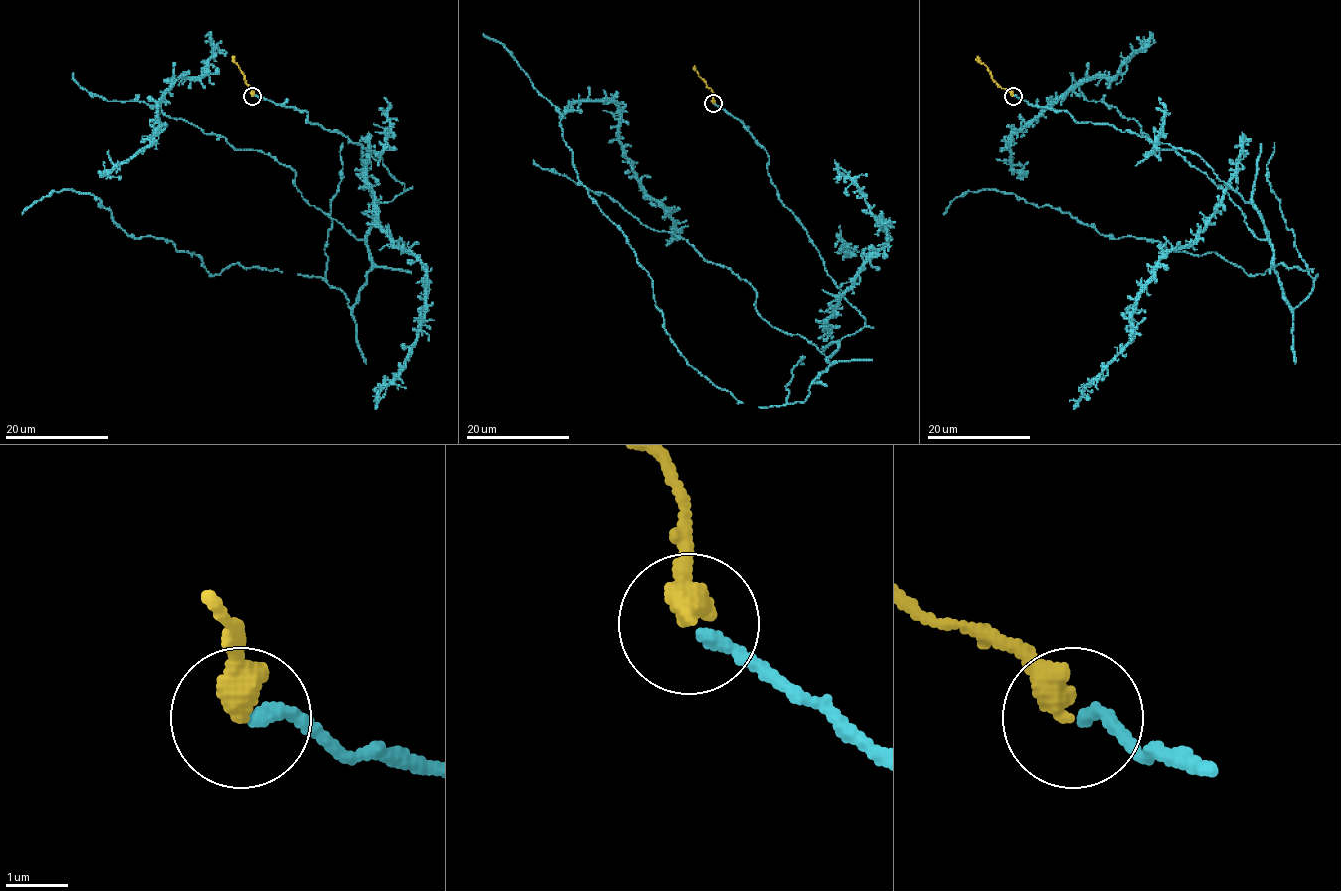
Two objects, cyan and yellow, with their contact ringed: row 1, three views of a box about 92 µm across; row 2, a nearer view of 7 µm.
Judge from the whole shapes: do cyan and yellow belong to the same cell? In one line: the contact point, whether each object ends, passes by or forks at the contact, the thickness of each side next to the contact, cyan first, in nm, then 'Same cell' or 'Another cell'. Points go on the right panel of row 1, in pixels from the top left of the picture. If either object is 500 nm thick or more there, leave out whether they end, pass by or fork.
Place: (1013, 96). At the ring cyan ends. At the ring yellow ends. Thickness 200 nm (cyan) against 400 nm. Same cell

